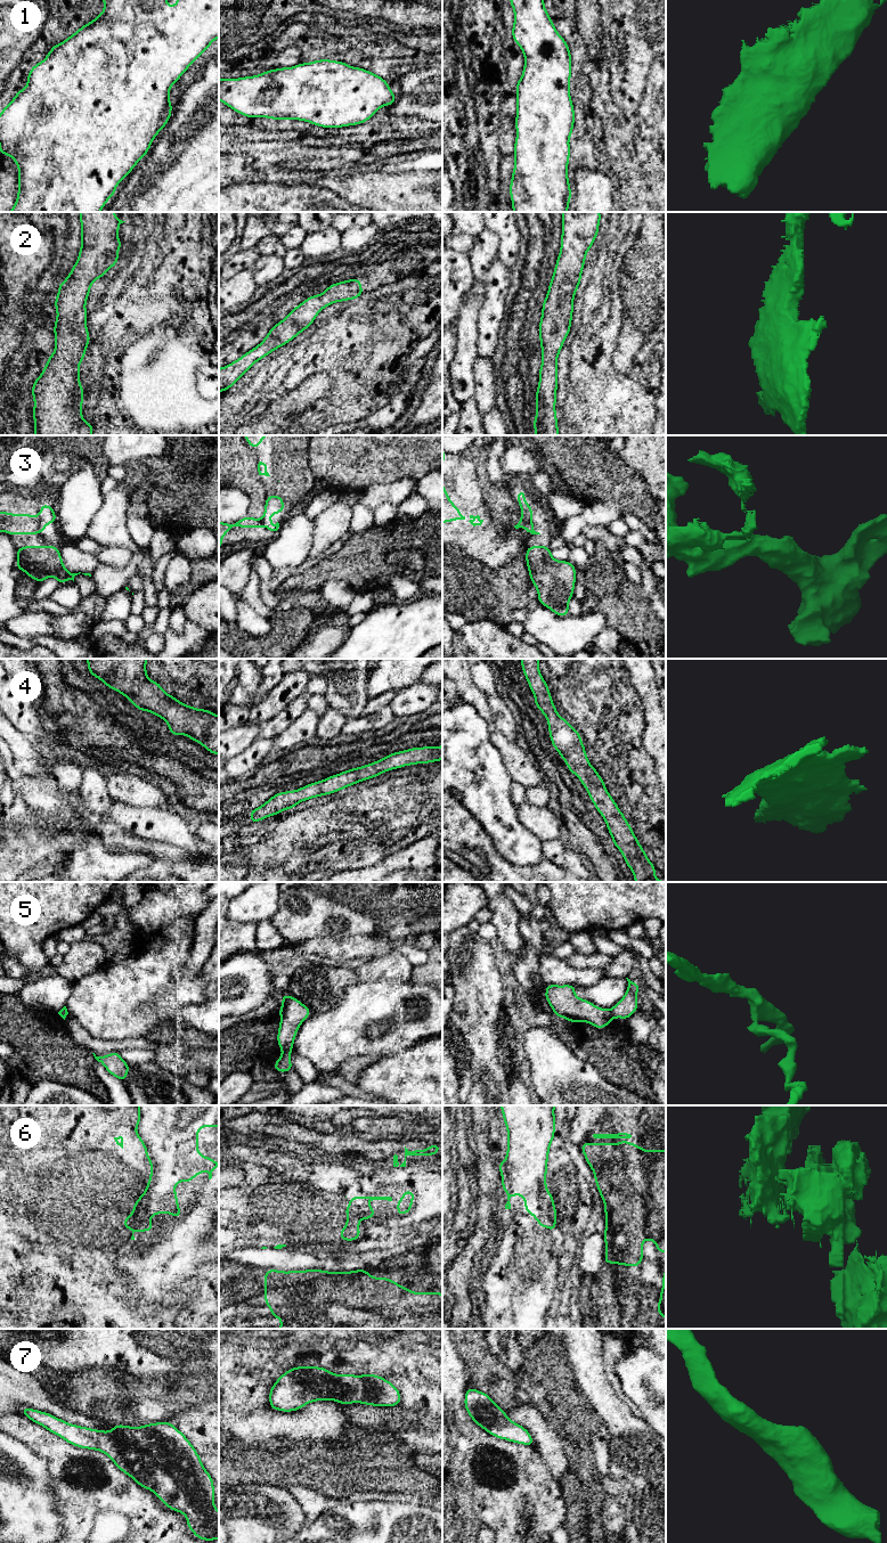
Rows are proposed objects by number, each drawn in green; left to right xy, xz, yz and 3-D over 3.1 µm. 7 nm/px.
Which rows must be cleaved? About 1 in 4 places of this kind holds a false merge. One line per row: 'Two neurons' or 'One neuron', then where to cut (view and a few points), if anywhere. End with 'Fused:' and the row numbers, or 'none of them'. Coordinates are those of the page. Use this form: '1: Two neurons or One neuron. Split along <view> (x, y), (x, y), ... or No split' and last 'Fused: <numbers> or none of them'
1: One neuron. No split
2: One neuron. No split
3: Two neurons. Split along xy (39, 516), (39, 530), (41, 532)
4: One neuron. No split
5: Two neurons. Split along xz (283, 1051), (290, 1053)
6: Two neurons. Split along xz (349, 1214), (369, 1215), (372, 1217)
7: One neuron. No split
Fused: 3, 5, 6

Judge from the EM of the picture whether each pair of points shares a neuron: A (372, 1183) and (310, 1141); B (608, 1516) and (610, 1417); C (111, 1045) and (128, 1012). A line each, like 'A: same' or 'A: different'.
A: different
B: different
C: different

